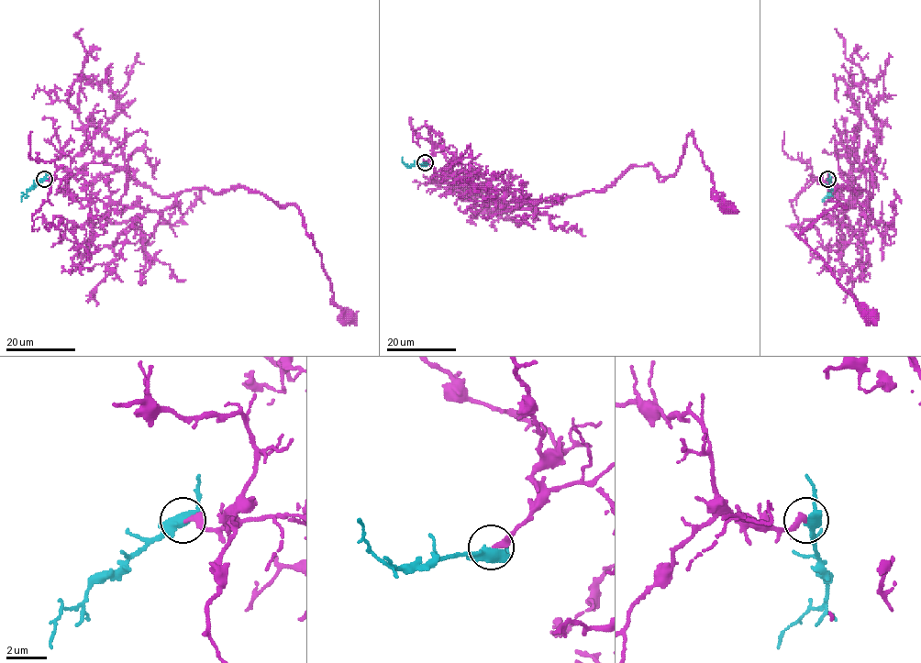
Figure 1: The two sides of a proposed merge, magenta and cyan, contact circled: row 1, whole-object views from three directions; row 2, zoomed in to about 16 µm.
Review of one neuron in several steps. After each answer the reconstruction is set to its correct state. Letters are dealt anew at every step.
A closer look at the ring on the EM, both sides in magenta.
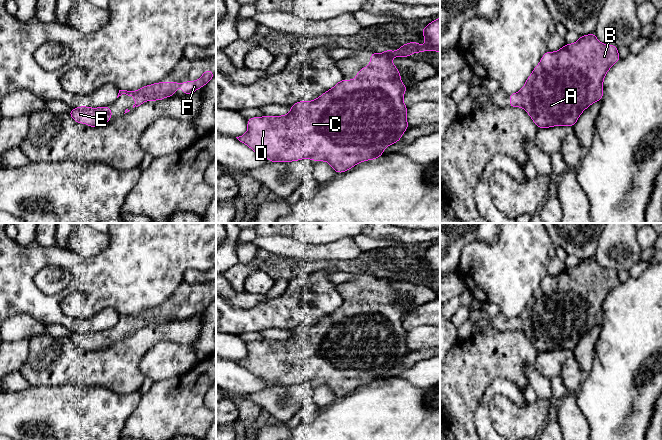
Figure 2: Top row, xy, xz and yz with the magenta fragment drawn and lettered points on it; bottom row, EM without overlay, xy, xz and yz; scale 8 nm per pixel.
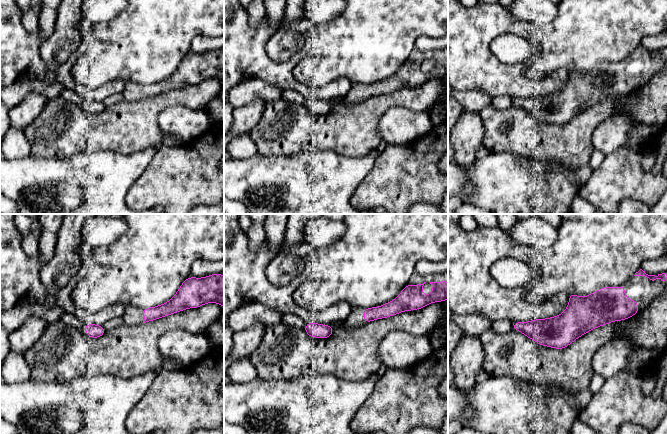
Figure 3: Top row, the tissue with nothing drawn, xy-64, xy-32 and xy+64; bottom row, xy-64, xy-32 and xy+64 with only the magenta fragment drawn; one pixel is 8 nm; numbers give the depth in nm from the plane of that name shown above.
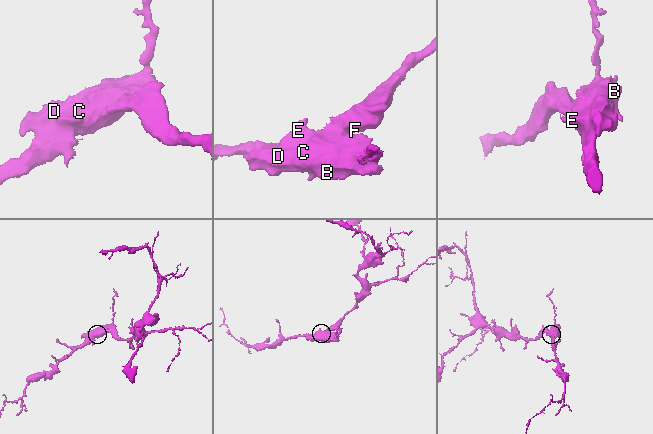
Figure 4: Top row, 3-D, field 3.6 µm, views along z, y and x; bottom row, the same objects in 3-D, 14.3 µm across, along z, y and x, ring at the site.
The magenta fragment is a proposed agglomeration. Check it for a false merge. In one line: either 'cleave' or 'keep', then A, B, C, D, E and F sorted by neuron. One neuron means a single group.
keep | A B C D E F

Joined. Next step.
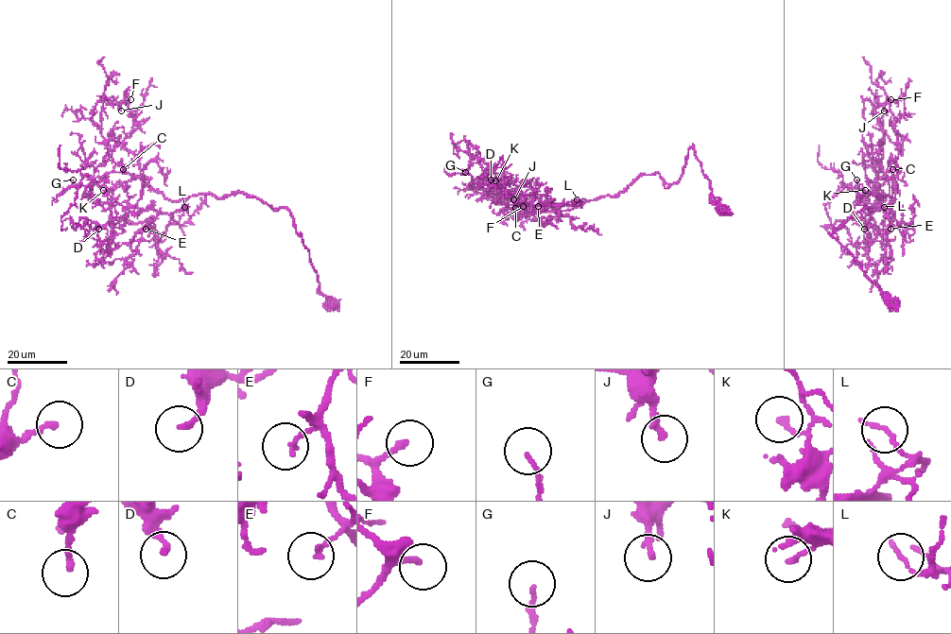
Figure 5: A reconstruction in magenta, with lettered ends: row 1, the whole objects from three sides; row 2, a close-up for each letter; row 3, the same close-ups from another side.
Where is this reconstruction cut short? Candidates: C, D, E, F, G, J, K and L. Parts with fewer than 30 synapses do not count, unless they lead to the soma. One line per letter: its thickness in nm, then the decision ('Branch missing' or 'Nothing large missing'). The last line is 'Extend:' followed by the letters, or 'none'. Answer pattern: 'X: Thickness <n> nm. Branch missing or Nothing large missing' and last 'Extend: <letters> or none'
C: Thickness 180 nm. Nothing large missing
D: Thickness 180 nm. Nothing large missing
E: Thickness 150 nm. Nothing large missing
F: Thickness 170 nm. Nothing large missing
G: Thickness 120 nm. Nothing large missing
J: Thickness 200 nm. Nothing large missing
K: Thickness 160 nm. Nothing large missing
L: Thickness 150 nm. Nothing large missing
Extend: none

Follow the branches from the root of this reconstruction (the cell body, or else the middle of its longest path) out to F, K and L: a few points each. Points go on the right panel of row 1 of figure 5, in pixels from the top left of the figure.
F: (893, 304), (831, 236), (868, 208), (857, 202), (862, 194), (895, 200), (899, 147), (890, 99)
K: (893, 304), (831, 236), (868, 208), (857, 202), (866, 193), (887, 196), (890, 213), (867, 203), (865, 190)
L: (893, 304), (831, 236), (868, 208), (857, 202), (862, 194), (887, 196), (890, 205), (884, 207)

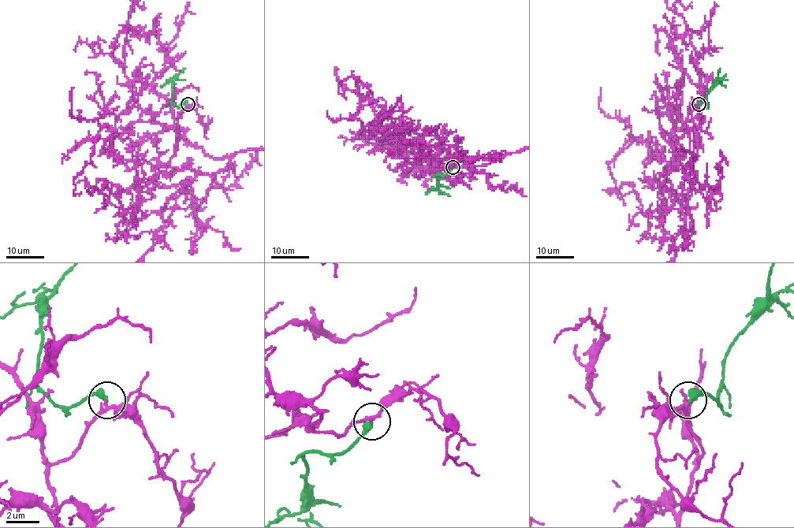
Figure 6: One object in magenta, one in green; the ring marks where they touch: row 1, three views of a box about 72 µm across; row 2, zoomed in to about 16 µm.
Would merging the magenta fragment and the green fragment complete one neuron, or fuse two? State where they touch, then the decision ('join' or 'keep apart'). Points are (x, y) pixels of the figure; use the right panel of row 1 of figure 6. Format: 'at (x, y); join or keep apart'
at (698, 104); join

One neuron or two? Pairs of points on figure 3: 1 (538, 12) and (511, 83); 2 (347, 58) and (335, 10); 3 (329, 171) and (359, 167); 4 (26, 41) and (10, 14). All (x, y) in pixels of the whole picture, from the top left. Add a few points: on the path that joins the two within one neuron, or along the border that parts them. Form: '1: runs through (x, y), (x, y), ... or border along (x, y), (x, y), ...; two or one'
1: border along (511, 14), (519, 20), (528, 21), (533, 24); two
2: border along (344, 10), (333, 19), (319, 26); two
3: runs through (336, 171), (352, 171); one
4: runs through (19, 34), (10, 25), (10, 21); one

